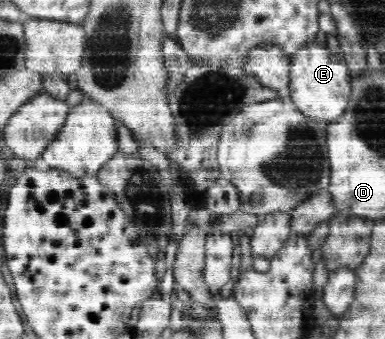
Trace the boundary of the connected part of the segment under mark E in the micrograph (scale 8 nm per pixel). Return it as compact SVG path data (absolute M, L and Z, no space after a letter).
M309 43L296 51L290 63L290 83L287 93L296 103L299 111L319 122L336 122L348 109L349 97L352 94L352 77L345 60L329 50L325 43Z

